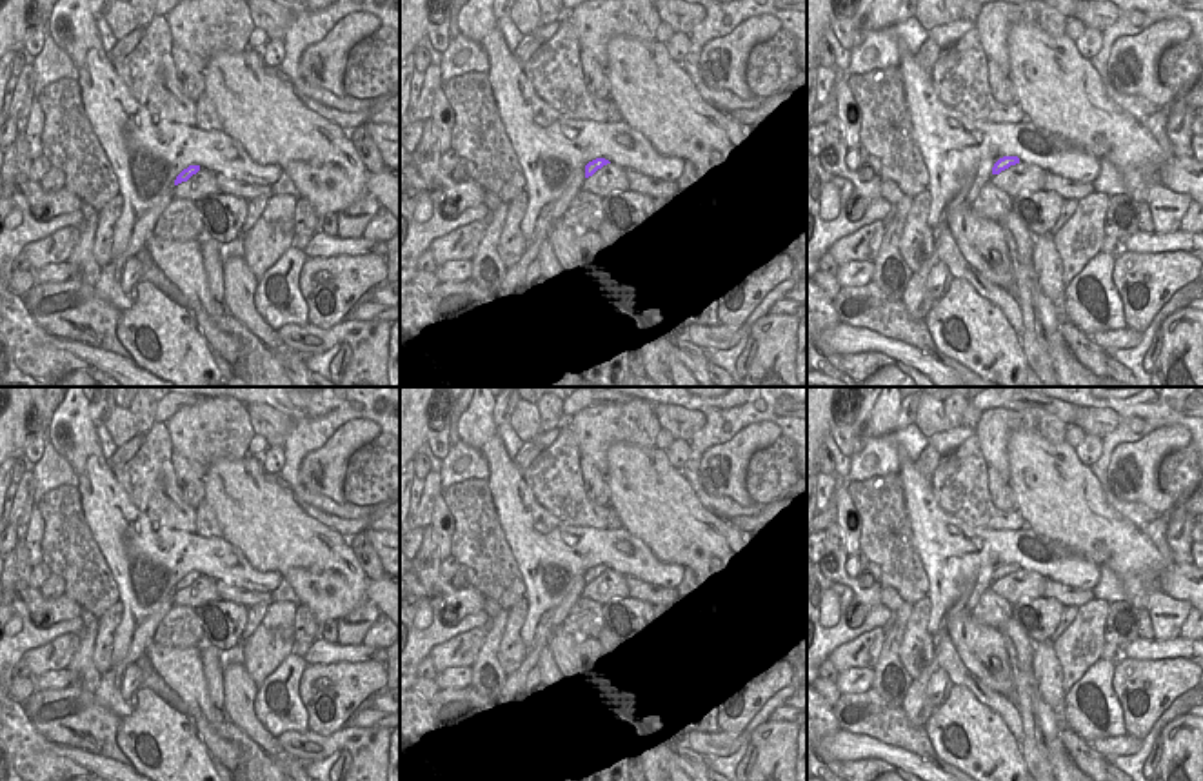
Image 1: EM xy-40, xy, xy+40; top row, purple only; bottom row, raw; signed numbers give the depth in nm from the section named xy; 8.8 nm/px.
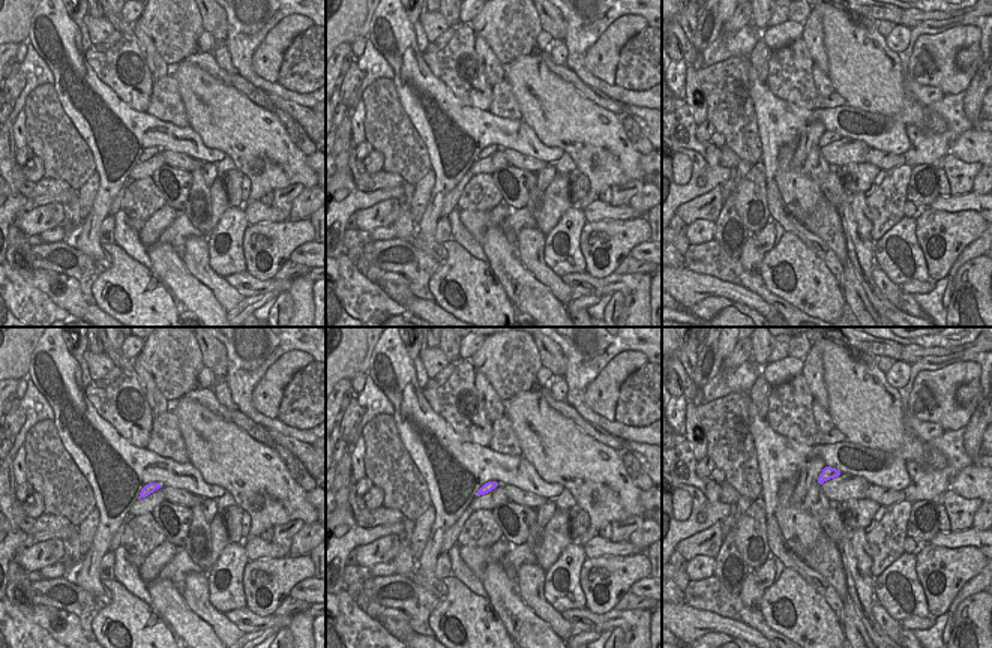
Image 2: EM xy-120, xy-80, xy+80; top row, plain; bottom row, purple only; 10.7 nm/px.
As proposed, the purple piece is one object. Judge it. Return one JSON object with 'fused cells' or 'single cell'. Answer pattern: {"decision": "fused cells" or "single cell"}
{"decision": "single cell"}

